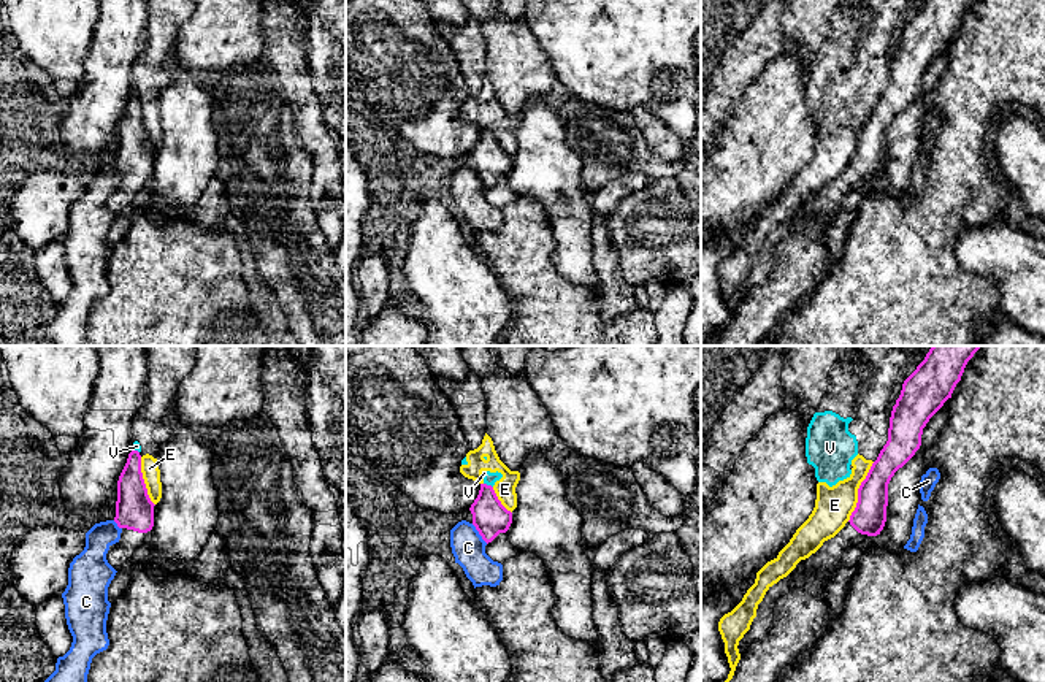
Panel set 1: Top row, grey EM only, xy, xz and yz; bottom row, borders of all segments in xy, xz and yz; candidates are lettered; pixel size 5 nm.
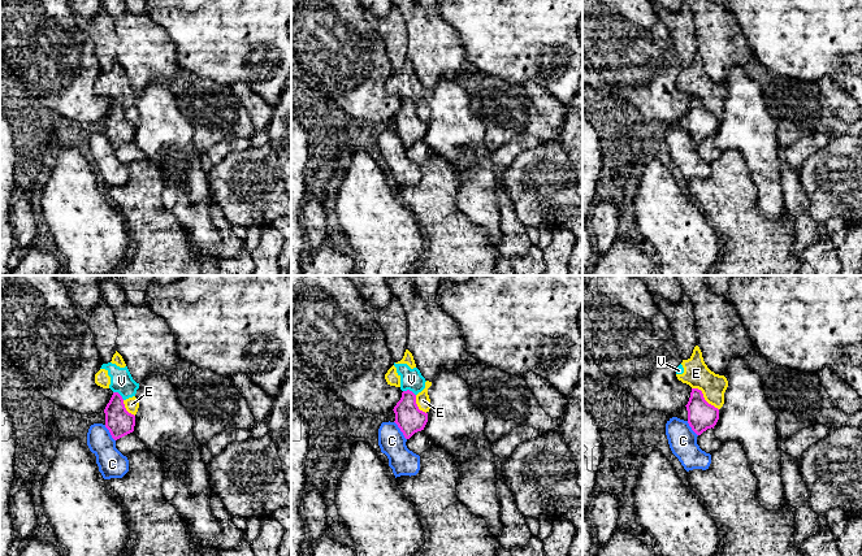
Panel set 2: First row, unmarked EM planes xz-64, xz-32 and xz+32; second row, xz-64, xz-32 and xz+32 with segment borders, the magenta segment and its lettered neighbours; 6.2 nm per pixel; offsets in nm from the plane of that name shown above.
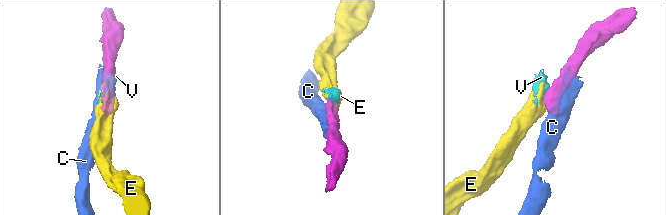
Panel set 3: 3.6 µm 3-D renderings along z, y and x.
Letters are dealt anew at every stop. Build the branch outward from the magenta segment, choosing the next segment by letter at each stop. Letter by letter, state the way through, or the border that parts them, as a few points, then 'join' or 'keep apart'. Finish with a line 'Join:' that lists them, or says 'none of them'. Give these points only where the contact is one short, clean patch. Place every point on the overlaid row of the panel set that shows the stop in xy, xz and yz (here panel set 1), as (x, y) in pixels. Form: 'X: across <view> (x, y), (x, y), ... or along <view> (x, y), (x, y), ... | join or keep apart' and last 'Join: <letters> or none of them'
C: keep apart
E: along yz (874, 462), (858, 489), (857, 506), (847, 521) | keep apart
V: along xz (484, 482), (492, 487) | keep apart
Join: none of them

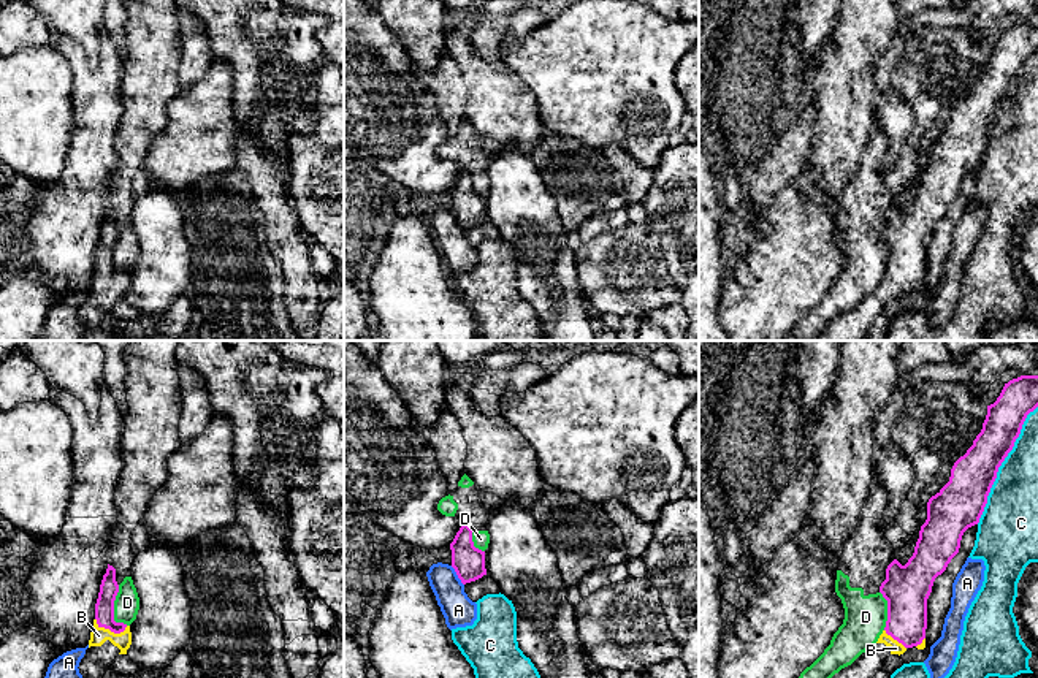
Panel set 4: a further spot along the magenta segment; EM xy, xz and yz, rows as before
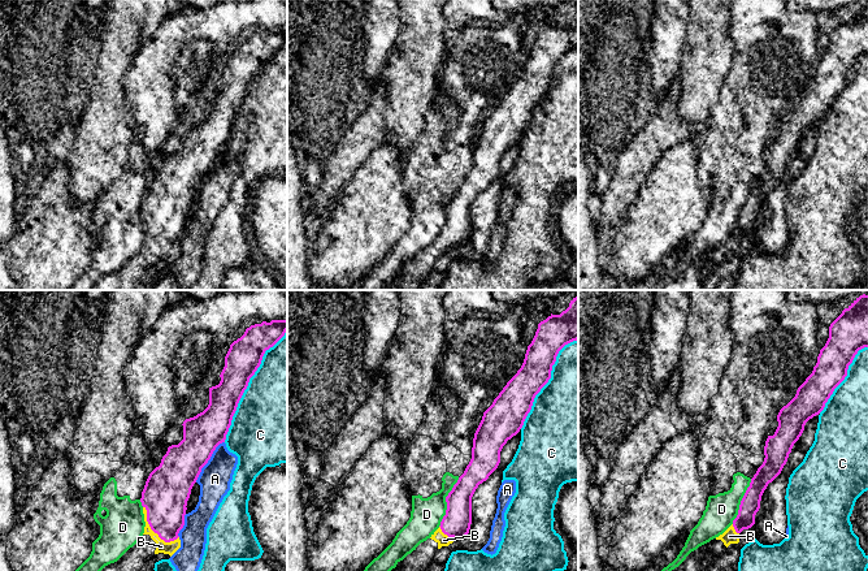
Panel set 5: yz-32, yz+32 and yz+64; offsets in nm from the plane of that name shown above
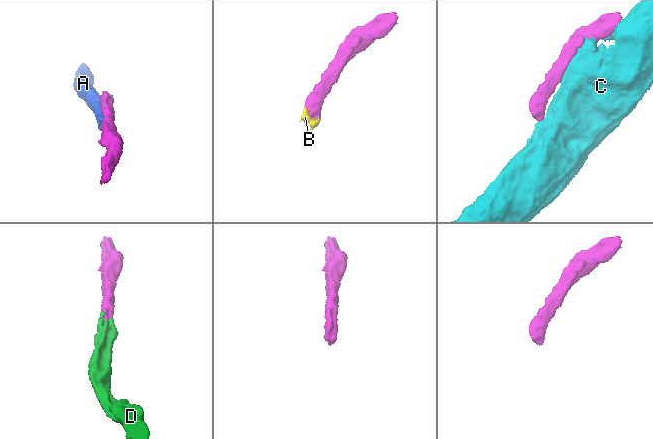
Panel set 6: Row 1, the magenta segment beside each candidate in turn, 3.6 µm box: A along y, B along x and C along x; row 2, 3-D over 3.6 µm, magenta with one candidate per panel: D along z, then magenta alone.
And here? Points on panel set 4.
A: keep apart
B: across xy (108, 590), (110, 629), (99, 636) | join
C: keep apart
D: along xy (119, 585), (114, 601), (114, 620), (127, 624) | keep apart
Join: B

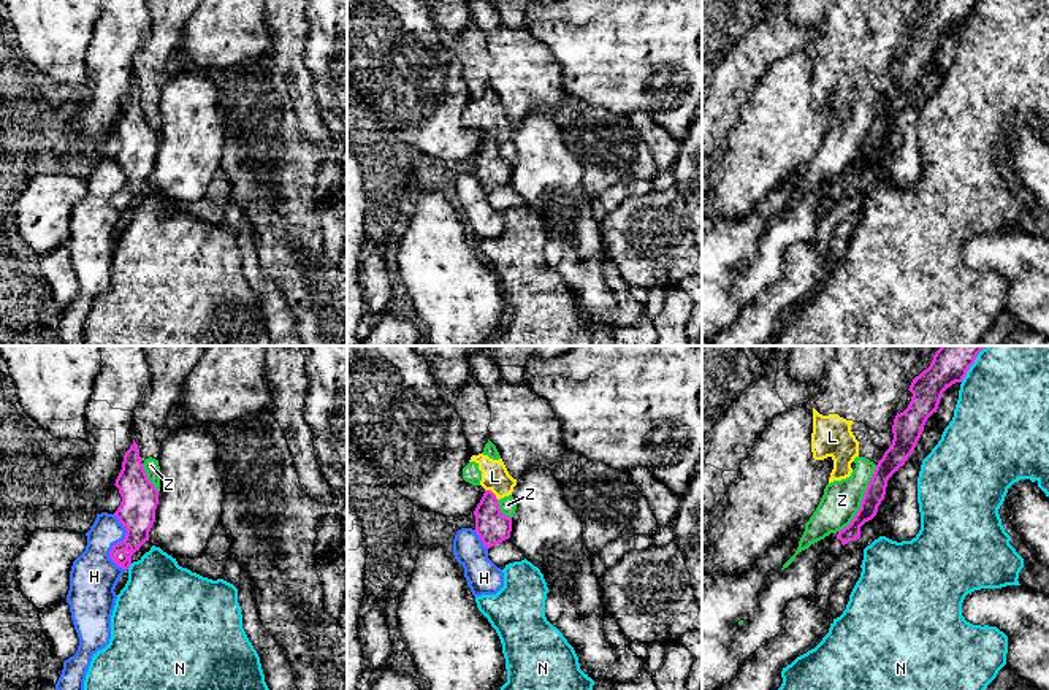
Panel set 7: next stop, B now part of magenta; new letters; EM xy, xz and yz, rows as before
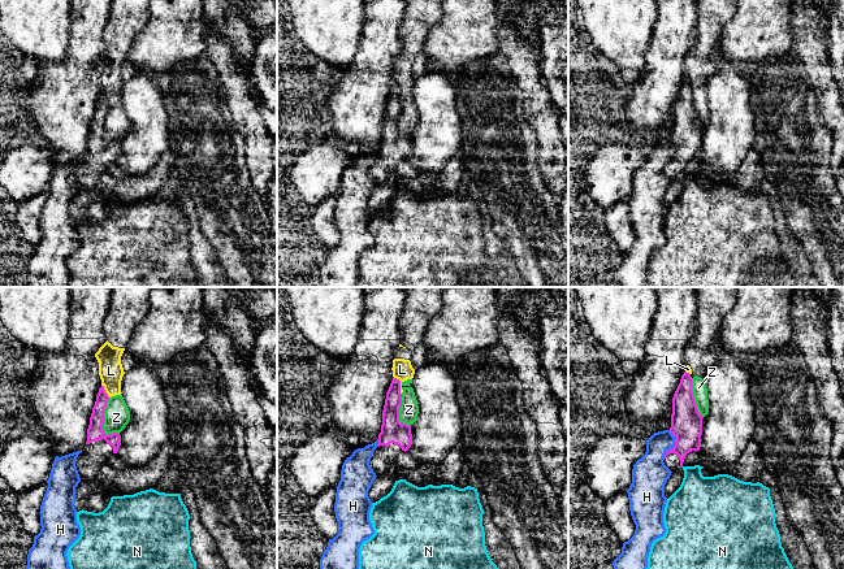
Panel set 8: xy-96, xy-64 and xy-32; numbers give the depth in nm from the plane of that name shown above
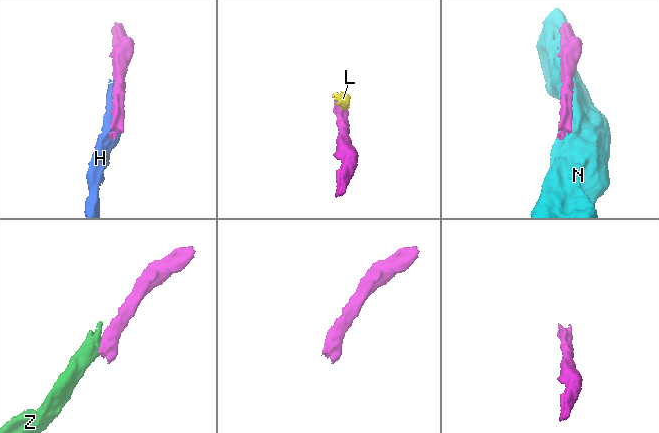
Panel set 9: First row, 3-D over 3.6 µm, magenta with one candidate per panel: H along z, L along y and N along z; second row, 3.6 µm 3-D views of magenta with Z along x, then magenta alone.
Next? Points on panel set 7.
H: keep apart
L: along xz (485, 489), (498, 498) | keep apart
N: keep apart
Z: along yz (877, 465), (861, 508), (839, 532) | keep apart
Join: none of them

